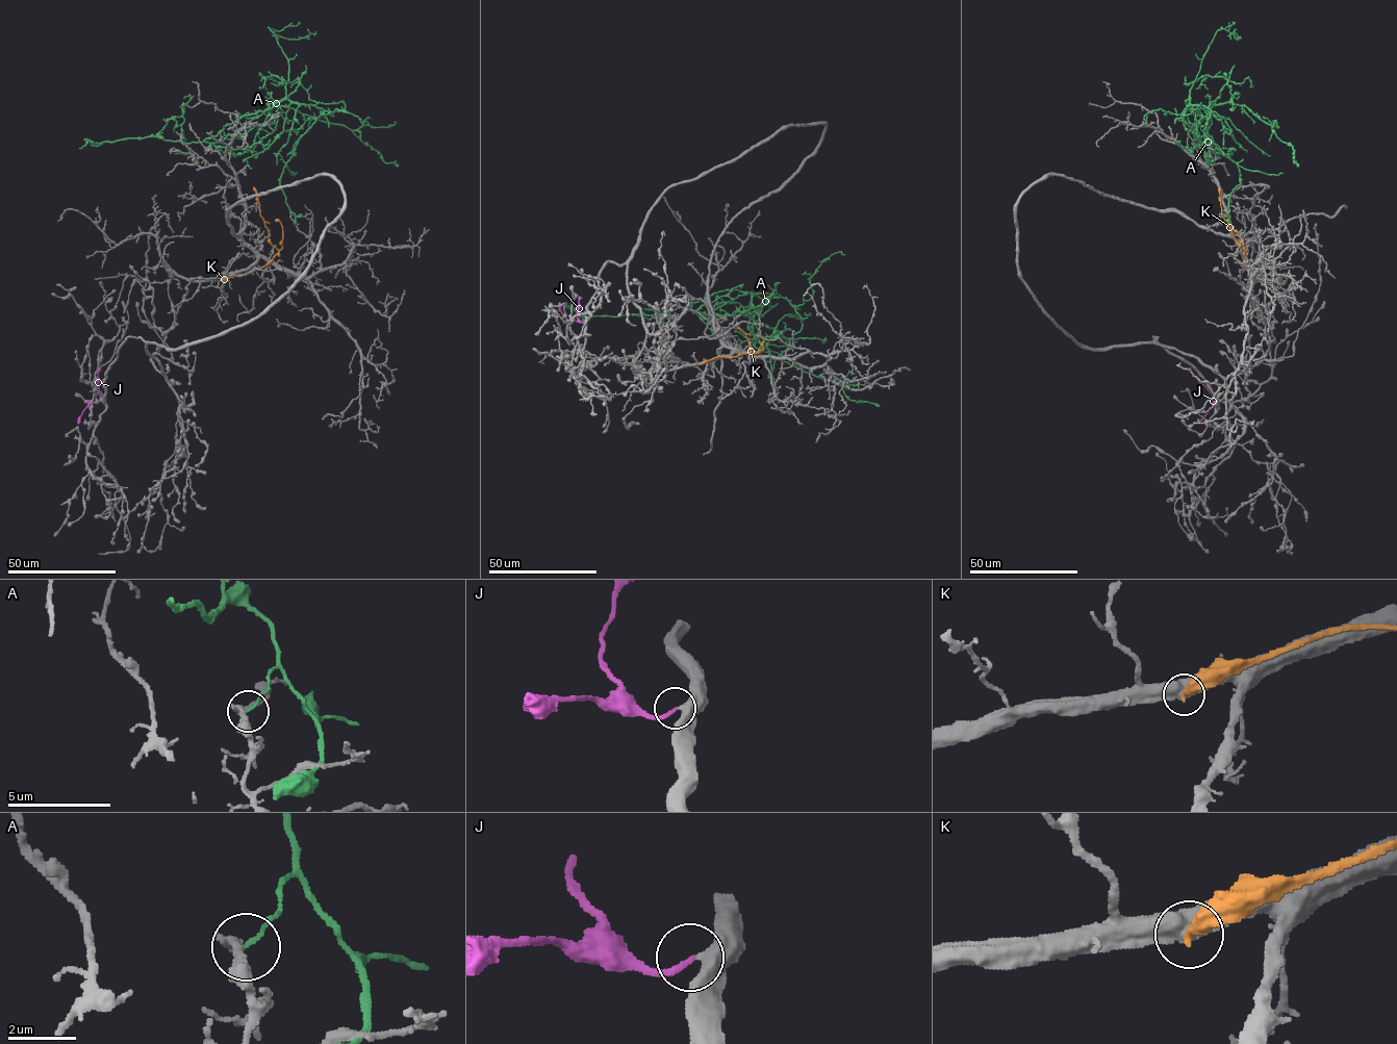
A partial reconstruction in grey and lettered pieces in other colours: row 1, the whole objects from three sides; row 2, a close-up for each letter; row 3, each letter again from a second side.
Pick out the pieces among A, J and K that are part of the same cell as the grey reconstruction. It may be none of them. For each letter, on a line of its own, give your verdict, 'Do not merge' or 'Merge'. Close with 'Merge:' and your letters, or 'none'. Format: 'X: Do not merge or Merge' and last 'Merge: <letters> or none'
A: Do not merge
J: Merge
K: Do not merge
Merge: J

